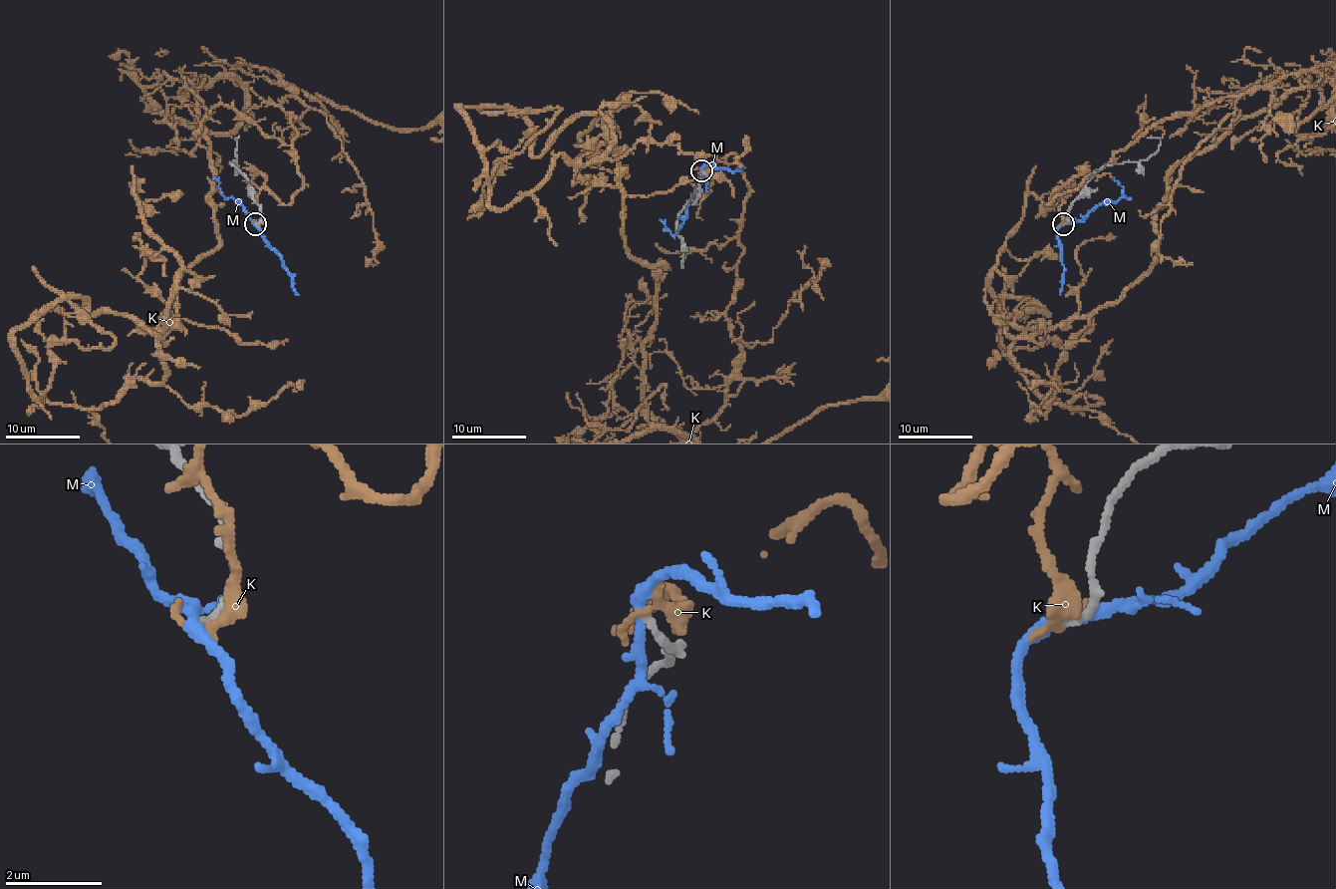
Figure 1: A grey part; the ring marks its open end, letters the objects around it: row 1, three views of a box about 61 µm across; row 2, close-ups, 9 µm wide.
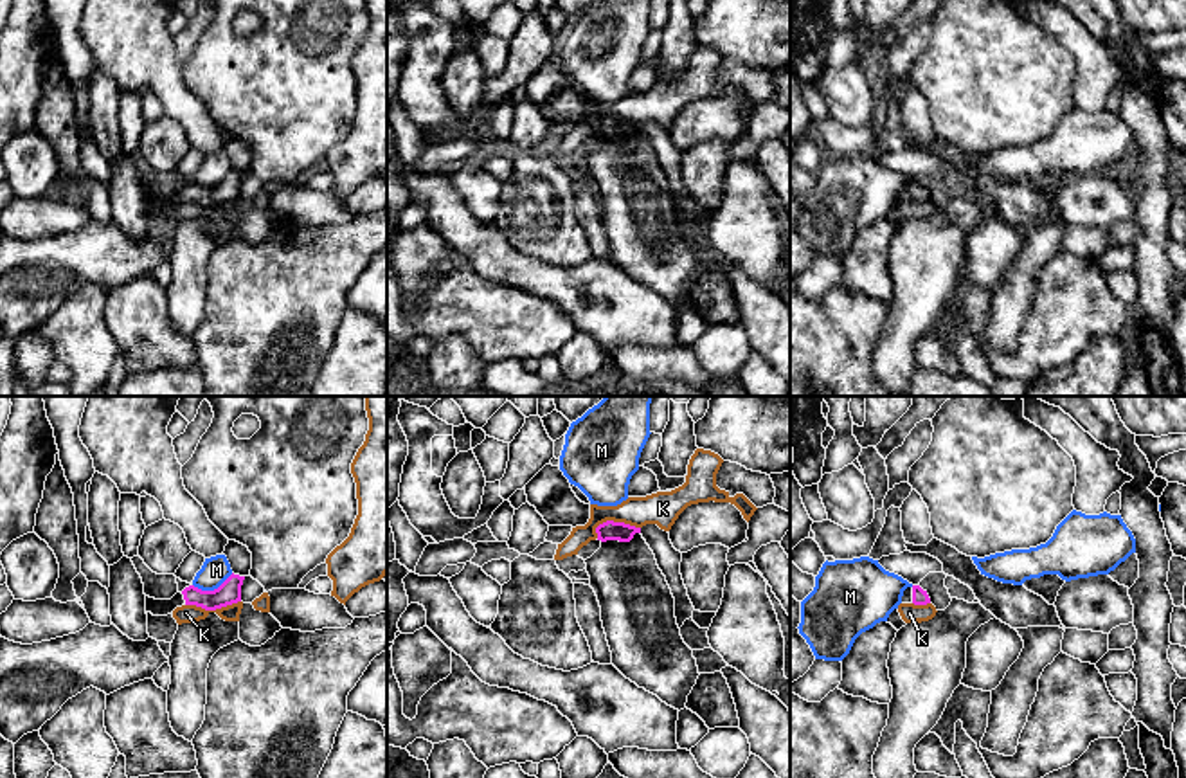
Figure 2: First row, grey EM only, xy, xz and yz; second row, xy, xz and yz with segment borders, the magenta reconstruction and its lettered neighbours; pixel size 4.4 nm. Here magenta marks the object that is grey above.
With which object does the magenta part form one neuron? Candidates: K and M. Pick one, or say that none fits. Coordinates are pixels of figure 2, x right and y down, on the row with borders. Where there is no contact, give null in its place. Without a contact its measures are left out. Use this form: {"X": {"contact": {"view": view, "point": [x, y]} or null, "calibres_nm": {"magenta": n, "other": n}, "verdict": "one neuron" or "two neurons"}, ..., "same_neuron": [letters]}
{"K": {"contact": {"view": "xy", "point": [213, 609]}, "calibres_nm": {"magenta": 100, "other": 80}, "verdict": "two neurons"}, "M": {"contact": {"view": "xy", "point": [215, 589]}, "calibres_nm": {"magenta": 100, "other": 120}, "verdict": "two neurons"}, "same_neuron": []}

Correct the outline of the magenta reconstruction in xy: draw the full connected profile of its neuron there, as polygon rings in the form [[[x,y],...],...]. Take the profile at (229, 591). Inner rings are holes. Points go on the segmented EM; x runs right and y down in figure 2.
[[[232,573],[214,591],[202,591],[194,585],[189,585],[182,593],[176,593],[171,600],[155,600],[146,596],[146,612],[151,612],[153,616],[167,616],[173,614],[173,611],[182,605],[196,605],[205,611],[216,611],[241,602],[243,580],[245,576]]]

